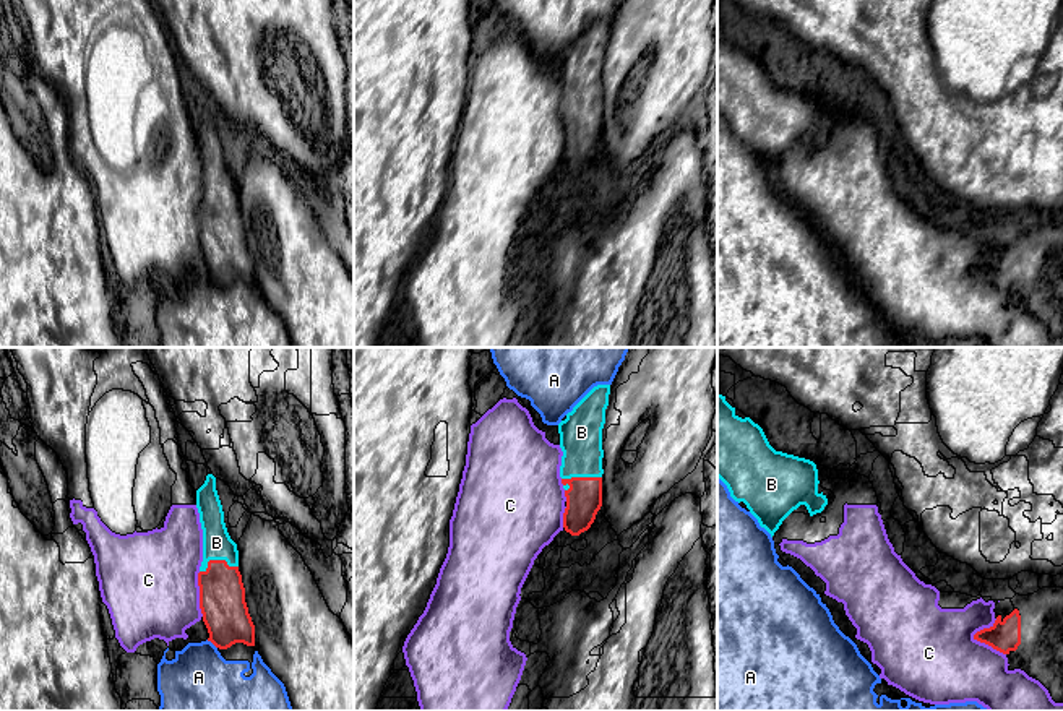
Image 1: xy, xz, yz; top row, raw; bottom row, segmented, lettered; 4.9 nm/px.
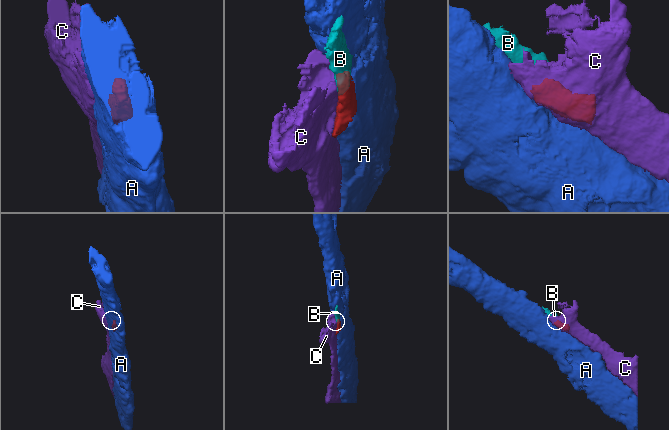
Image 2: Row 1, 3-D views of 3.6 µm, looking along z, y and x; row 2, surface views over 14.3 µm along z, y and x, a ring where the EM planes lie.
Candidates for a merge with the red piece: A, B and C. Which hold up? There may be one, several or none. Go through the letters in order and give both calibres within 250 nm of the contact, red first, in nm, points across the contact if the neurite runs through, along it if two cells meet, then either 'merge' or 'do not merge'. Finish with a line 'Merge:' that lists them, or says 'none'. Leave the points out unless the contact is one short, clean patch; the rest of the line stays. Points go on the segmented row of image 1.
A: 220 nm thick on the red side, 400 nm on the other; do not merge
B: 220 nm thick on the red side, 140 nm on the other; runs through xy (223, 604), (216, 560), (216, 542); merge
C: 150 nm thick on the red side, 400 nm on the other; do not merge
Merge: B

